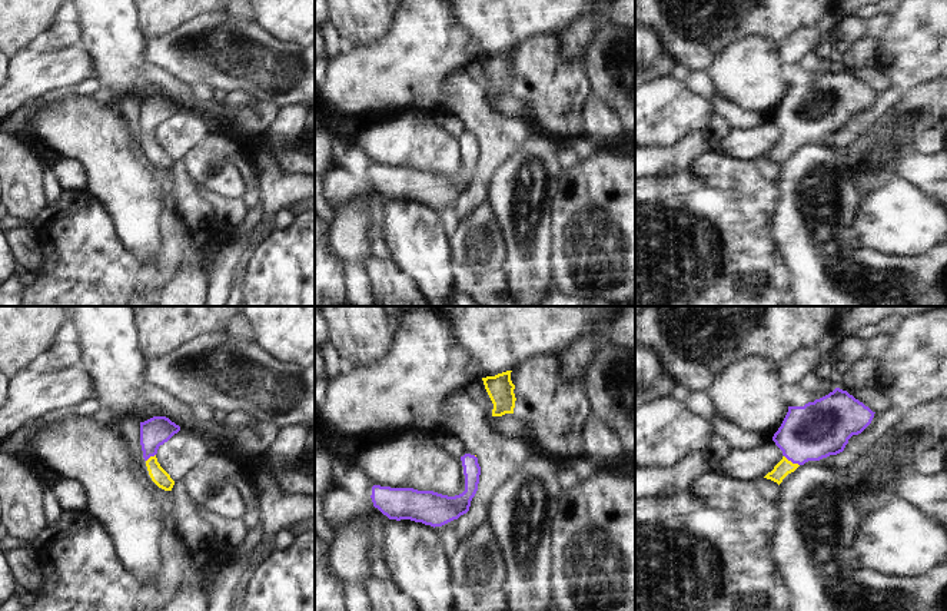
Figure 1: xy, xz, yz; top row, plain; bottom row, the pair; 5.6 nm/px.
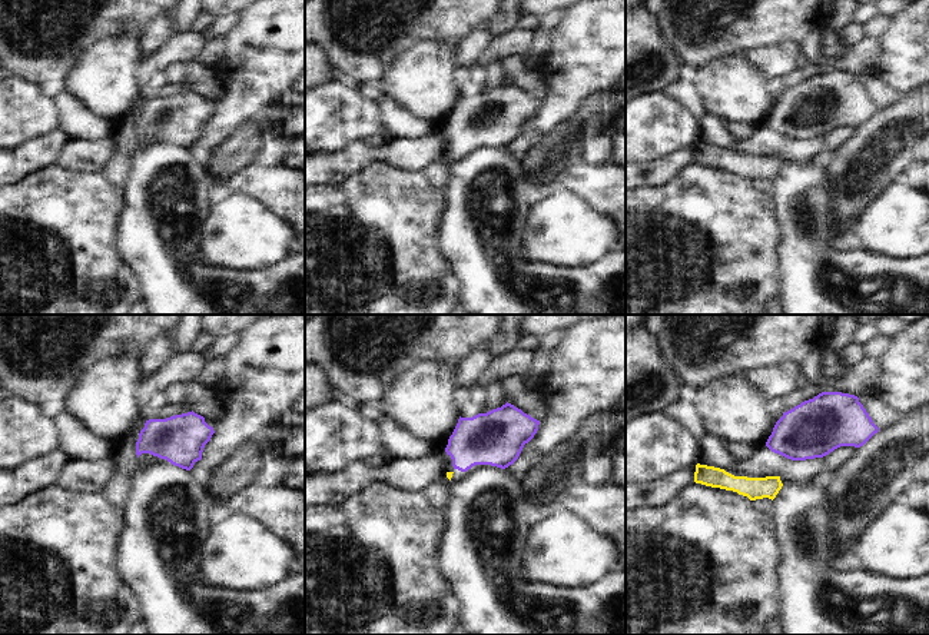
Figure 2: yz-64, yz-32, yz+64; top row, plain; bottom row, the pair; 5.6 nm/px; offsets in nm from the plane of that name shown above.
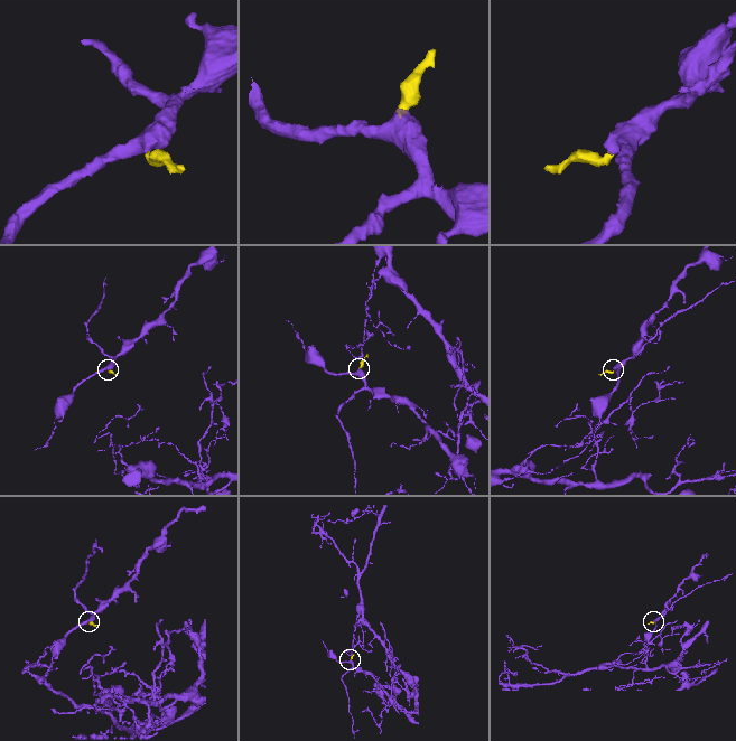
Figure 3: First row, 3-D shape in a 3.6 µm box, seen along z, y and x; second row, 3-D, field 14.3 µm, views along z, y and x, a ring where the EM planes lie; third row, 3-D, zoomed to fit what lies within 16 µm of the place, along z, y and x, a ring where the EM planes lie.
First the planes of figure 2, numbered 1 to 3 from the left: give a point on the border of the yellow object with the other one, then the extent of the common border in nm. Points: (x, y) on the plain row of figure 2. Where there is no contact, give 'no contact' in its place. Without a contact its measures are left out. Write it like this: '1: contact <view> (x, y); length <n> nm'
1: no contact
2: no contact
3: no contact

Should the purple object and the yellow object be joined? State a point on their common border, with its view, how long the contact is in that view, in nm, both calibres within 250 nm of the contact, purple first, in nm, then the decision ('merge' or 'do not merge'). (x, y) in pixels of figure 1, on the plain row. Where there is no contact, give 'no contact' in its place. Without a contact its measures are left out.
yz (791, 140) | 110 nm | 320/90 nm | merge

